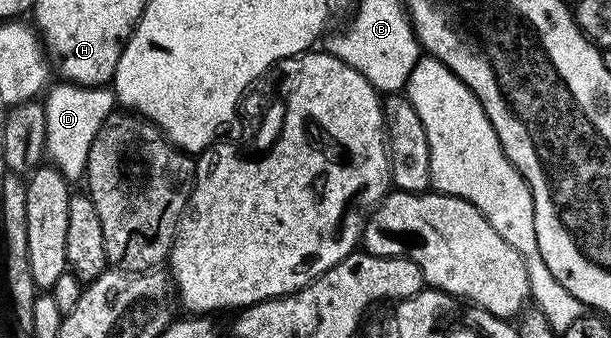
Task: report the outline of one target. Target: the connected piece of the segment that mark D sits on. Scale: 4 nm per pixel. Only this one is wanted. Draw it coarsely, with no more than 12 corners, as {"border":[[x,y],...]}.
{"border":[[59,82],[45,94],[49,162],[85,176],[113,90]]}

